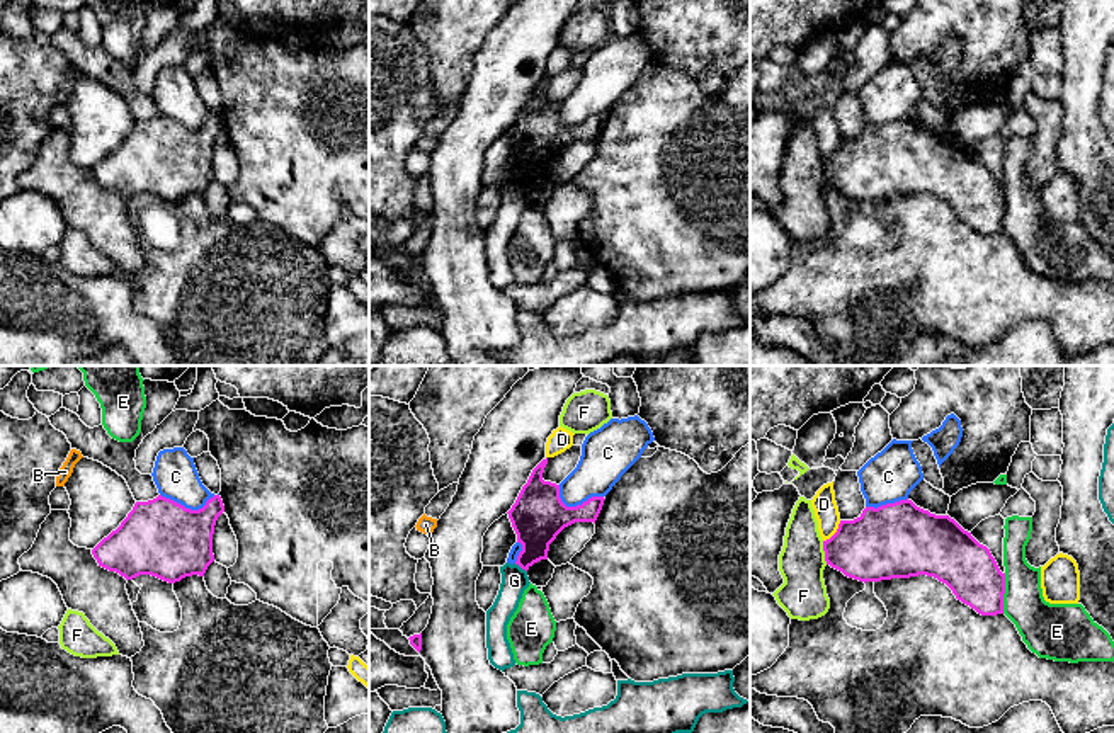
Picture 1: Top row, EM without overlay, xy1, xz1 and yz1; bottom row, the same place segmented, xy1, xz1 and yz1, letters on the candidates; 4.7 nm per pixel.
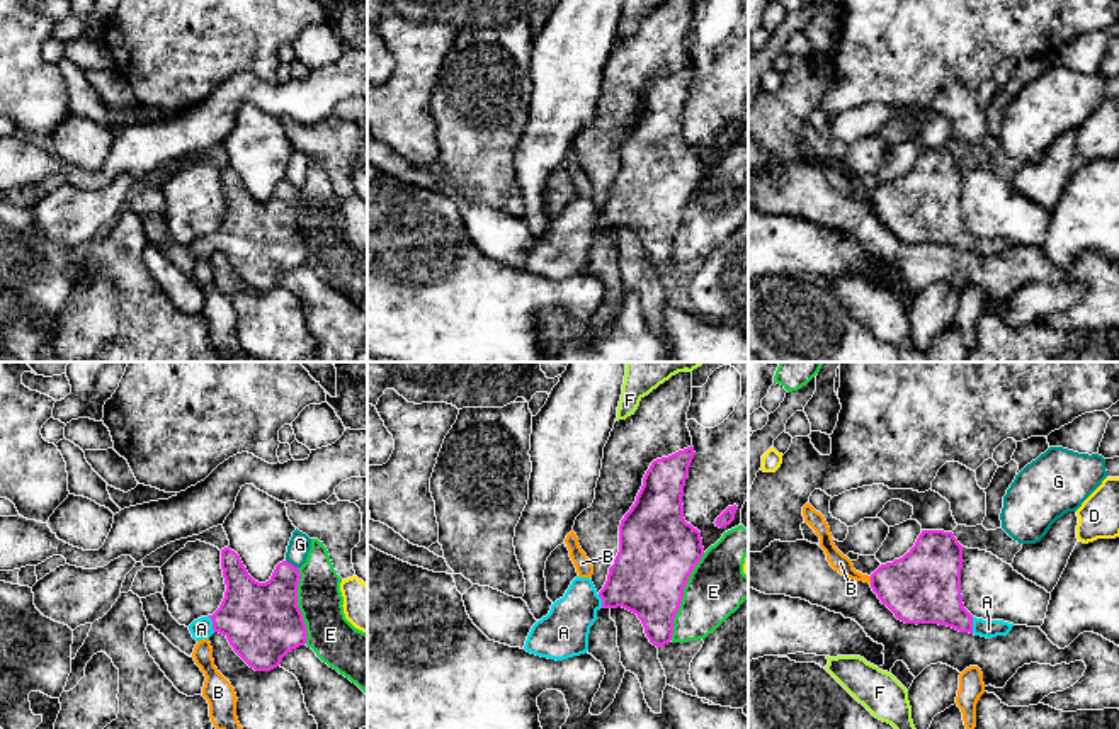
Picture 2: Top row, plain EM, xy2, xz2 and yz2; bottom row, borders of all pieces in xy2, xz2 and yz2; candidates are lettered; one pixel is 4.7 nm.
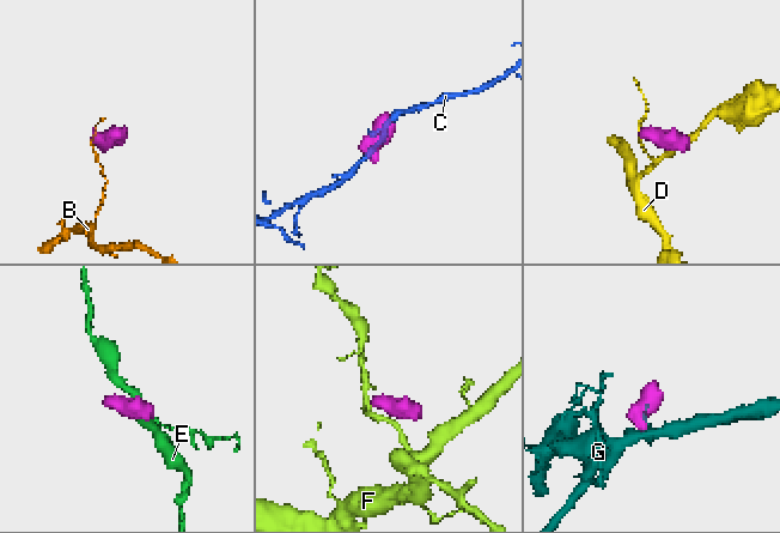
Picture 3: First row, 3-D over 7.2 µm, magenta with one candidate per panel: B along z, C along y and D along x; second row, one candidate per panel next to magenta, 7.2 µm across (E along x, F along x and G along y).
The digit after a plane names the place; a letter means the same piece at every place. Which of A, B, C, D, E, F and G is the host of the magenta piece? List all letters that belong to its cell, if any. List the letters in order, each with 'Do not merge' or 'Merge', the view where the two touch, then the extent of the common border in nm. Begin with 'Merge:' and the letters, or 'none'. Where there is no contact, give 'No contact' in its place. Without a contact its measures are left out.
Merge: A
A: Merge. Touches magenta in xy2. Shared border 90 nm
B: Do not merge. Touches magenta in yz2. Shared border 40 nm
C: Do not merge. Touches magenta in xz1. Shared border 220 nm
D: Do not merge. Touches magenta in yz1. Shared border 130 nm
E: Do not merge. Touches magenta in xz2. Shared border 440 nm
F: Do not merge. Touches magenta in yz1. Shared border 110 nm
G: Do not merge. Touches magenta in xy2. Shared border 80 nm

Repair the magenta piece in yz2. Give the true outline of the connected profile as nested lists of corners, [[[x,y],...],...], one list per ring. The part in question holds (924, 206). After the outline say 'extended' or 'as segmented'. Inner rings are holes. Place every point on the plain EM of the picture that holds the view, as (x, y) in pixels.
[[[922,150],[915,165],[900,178],[881,184],[871,194],[871,207],[883,224],[905,243],[939,243],[986,258],[1007,255],[1014,243],[973,236],[961,214],[963,165],[952,151]]]; extended

